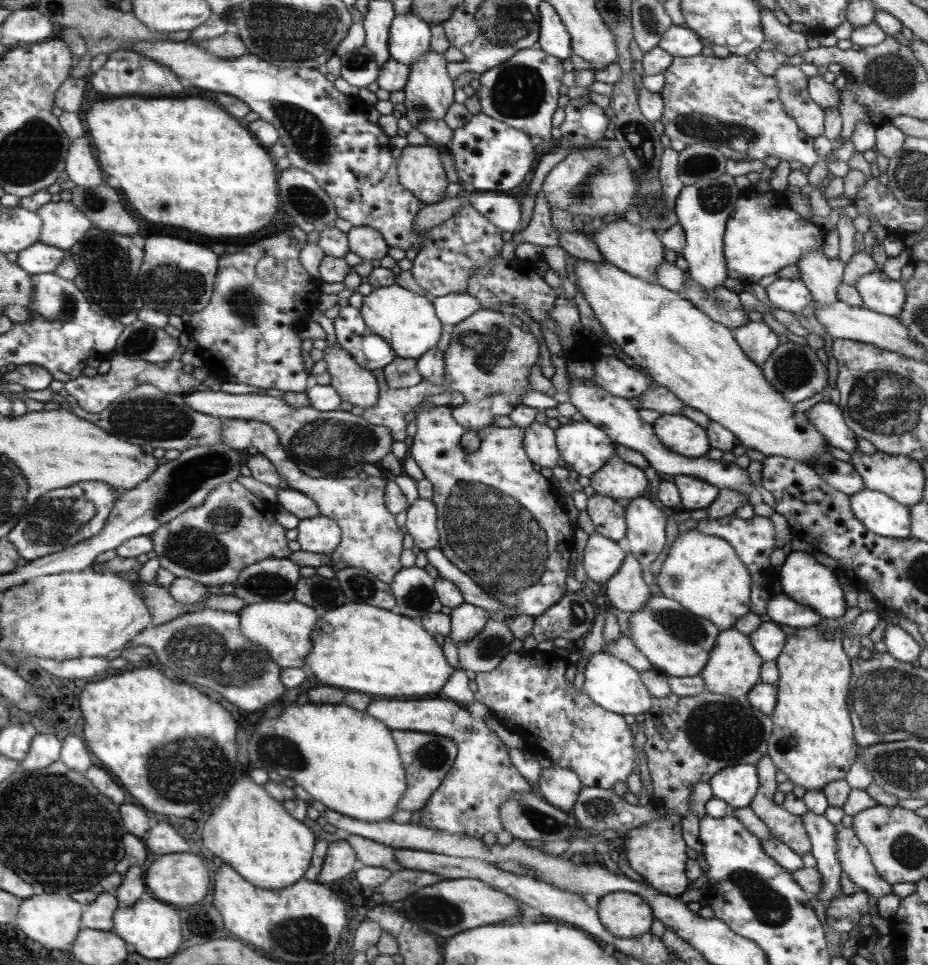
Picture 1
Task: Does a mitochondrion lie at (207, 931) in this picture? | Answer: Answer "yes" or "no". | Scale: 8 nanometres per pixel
no

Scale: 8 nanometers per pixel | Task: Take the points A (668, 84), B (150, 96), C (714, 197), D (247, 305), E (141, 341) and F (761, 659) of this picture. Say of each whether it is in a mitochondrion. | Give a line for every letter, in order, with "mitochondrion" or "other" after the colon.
A: other
B: other
C: mitochondrion
D: mitochondrion
E: mitochondrion
F: other

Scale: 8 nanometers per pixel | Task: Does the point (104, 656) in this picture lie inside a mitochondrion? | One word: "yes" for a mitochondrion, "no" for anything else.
no

